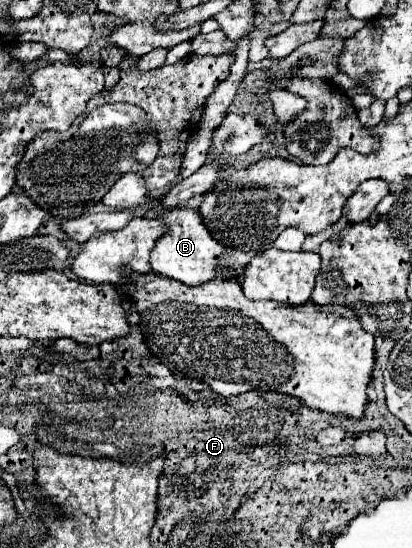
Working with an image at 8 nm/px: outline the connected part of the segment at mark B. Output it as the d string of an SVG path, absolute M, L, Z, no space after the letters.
M188 207L164 213L160 219L166 221L166 225L170 225L170 233L166 237L162 237L162 241L158 241L154 253L150 255L152 271L160 277L168 277L168 279L180 281L184 285L202 285L202 283L222 275L224 279L230 277L230 279L236 279L238 283L242 283L246 265L262 253L262 251L240 251L240 249L222 245L204 227L202 217Z

